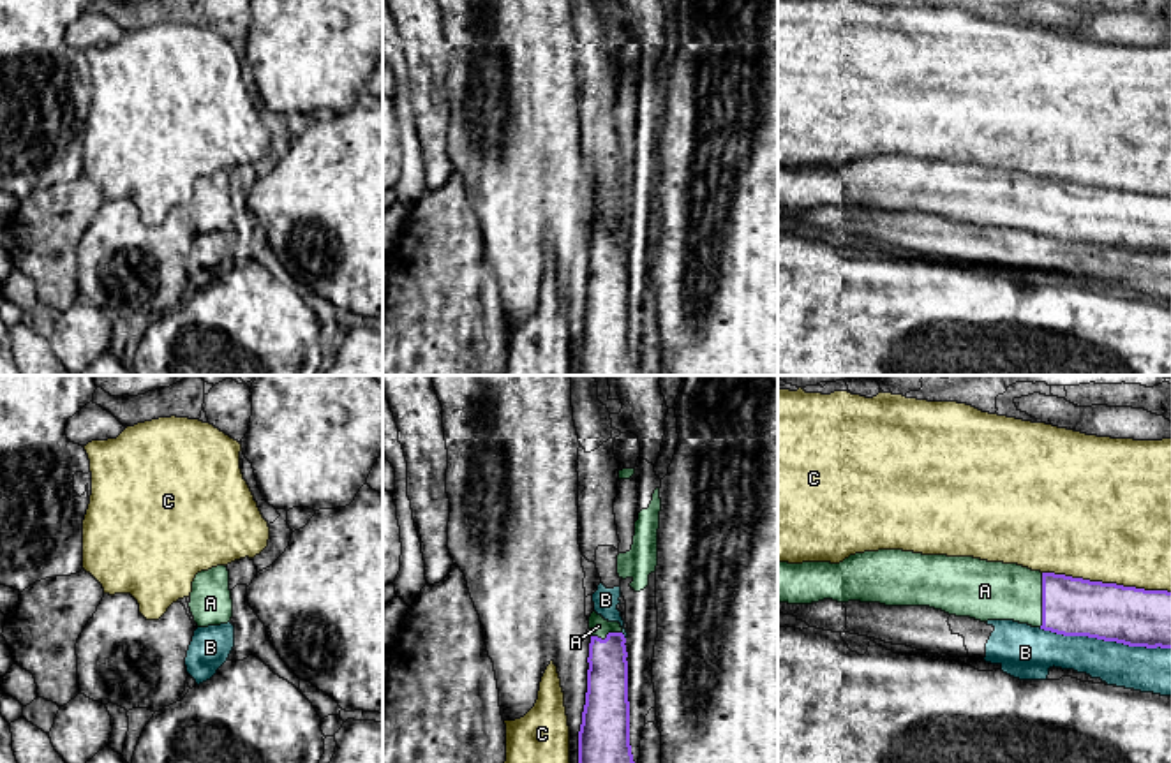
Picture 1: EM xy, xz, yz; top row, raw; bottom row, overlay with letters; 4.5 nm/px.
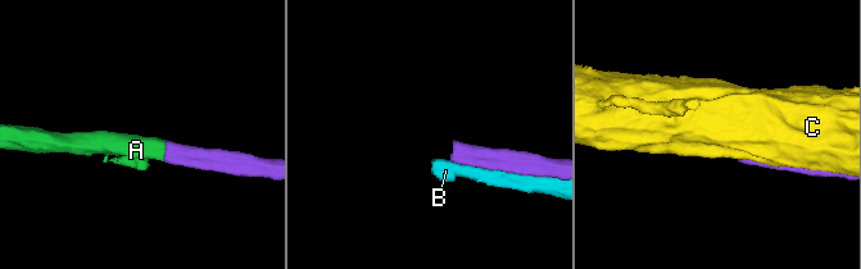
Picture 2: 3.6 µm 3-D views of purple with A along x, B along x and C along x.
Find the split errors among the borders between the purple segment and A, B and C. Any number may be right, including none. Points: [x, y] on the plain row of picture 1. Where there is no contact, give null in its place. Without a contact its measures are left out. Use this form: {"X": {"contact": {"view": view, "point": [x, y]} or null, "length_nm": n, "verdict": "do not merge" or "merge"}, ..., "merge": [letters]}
{"A": {"contact": {"view": "yz", "point": [1043, 205]}, "length_nm": 240, "verdict": "merge"}, "B": {"contact": {"view": "yz", "point": [1104, 245]}, "length_nm": 600, "verdict": "do not merge"}, "C": {"contact": {"view": "yz", "point": [1106, 189]}, "length_nm": 600, "verdict": "do not merge"}, "merge": ["A"]}

